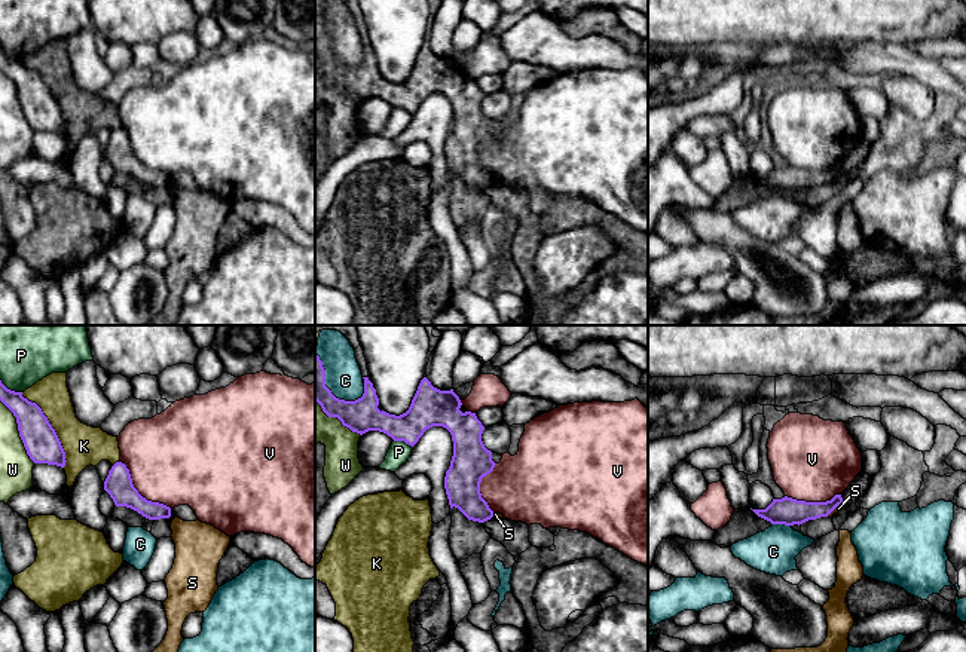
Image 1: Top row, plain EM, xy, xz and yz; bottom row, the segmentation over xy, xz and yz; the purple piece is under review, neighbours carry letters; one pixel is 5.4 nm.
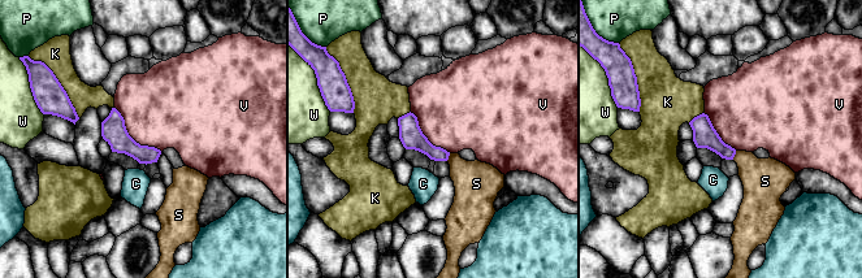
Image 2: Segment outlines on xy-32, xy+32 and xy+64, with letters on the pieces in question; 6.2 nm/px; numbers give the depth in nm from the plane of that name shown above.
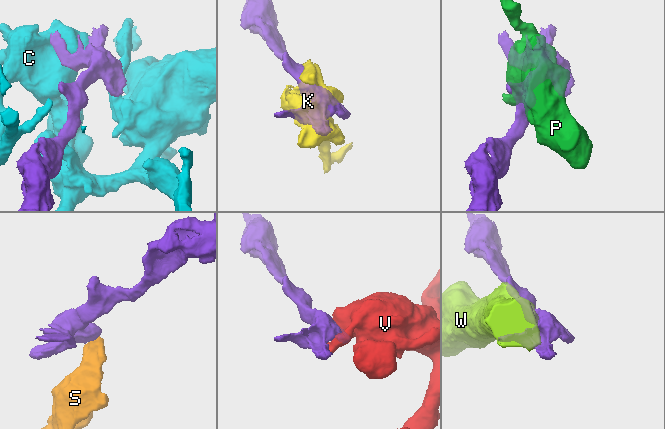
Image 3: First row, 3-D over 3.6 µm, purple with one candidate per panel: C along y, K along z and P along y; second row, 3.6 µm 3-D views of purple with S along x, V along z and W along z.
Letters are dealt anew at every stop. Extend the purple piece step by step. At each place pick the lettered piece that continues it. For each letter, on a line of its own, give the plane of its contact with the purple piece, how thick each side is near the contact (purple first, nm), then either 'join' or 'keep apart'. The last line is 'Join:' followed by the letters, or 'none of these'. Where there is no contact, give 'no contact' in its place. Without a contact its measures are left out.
C: meets purple in xz; 180 nm thick on the purple side, 200 nm on the other; keep apart
K: meets purple in xy; 190 nm thick on the purple side, 220 nm on the other; keep apart
P: meets purple in xy; 170 nm thick on the purple side, 280 nm on the other; keep apart
S: meets purple in yz; 150 nm thick on the purple side, 40 nm on the other; keep apart
V: meets purple in xy; 150 nm thick on the purple side, 480 nm on the other; keep apart
W: meets purple in xy; 190 nm thick on the purple side, 180 nm on the other; keep apart
Join: none of these

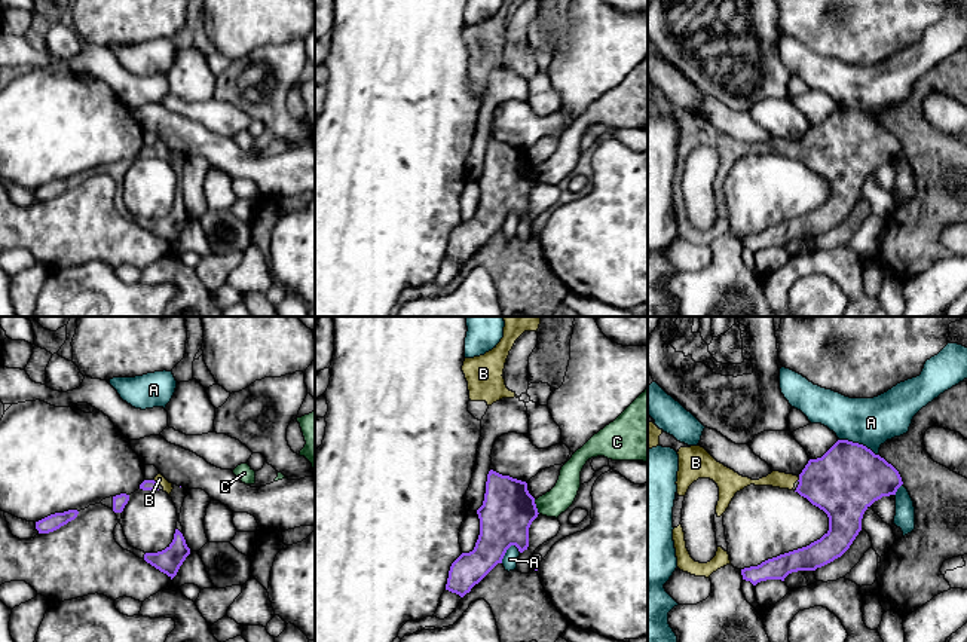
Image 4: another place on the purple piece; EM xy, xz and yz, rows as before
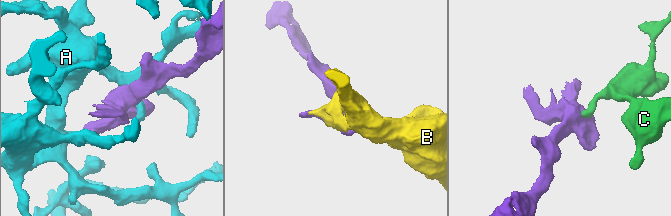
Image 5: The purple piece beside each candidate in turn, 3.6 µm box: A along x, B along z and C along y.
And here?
A: meets purple in yz; 380 nm thick on the purple side, 260 nm on the other; keep apart
B: meets purple in xy; 60 nm thick on the purple side, 60 nm on the other; join
C: meets purple in xz; 280 nm thick on the purple side, 140 nm on the other; keep apart
Join: B

